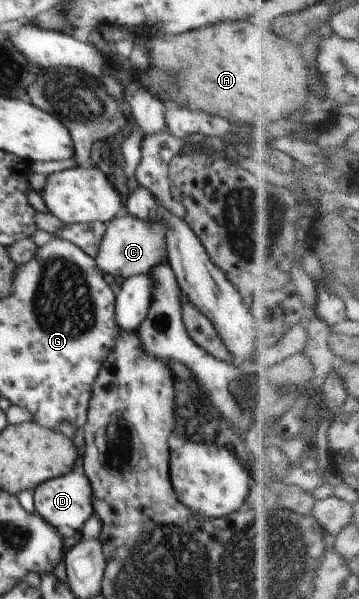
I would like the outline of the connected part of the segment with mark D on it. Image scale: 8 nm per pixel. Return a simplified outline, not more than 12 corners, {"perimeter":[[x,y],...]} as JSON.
{"perimeter":[[82,470],[40,483],[31,508],[61,531],[93,514]]}

